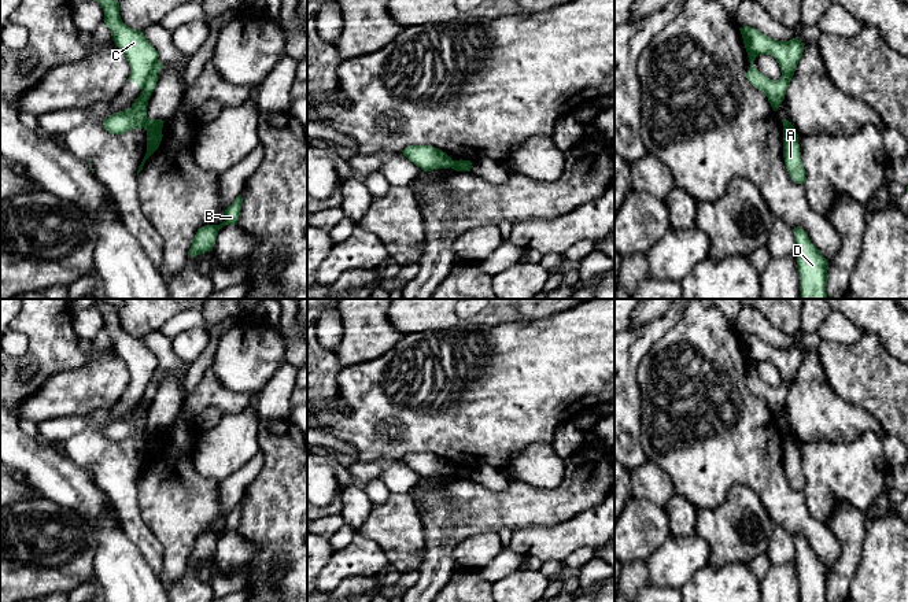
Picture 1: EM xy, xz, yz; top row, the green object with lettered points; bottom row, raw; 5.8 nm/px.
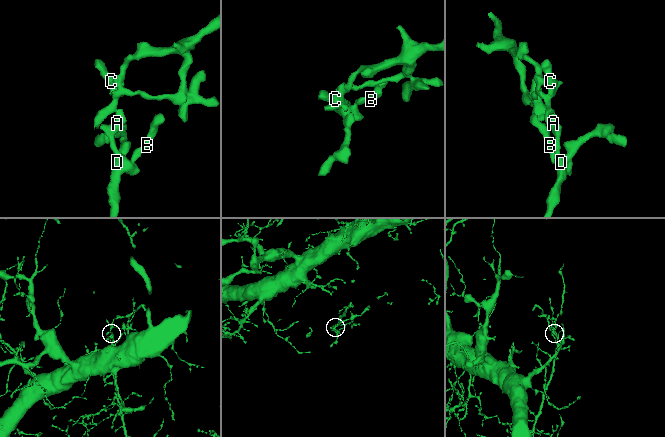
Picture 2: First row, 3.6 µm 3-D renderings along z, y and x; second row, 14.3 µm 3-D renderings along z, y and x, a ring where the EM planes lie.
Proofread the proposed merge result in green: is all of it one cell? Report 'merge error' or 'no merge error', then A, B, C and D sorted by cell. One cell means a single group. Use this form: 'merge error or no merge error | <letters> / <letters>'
merge error | A B D / C

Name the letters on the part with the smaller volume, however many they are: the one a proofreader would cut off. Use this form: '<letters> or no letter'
C

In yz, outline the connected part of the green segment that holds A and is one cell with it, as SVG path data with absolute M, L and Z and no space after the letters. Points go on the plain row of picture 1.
M787 426L783 429L783 465L791 487L805 491L805 476L801 468L798 442Z

